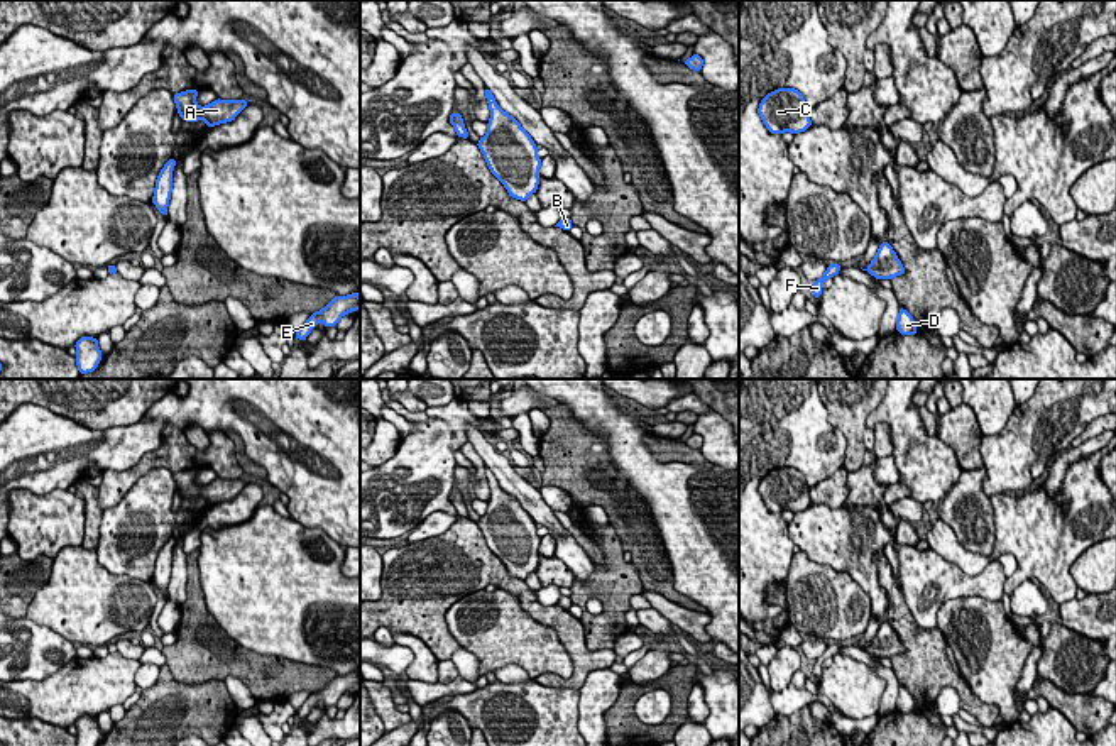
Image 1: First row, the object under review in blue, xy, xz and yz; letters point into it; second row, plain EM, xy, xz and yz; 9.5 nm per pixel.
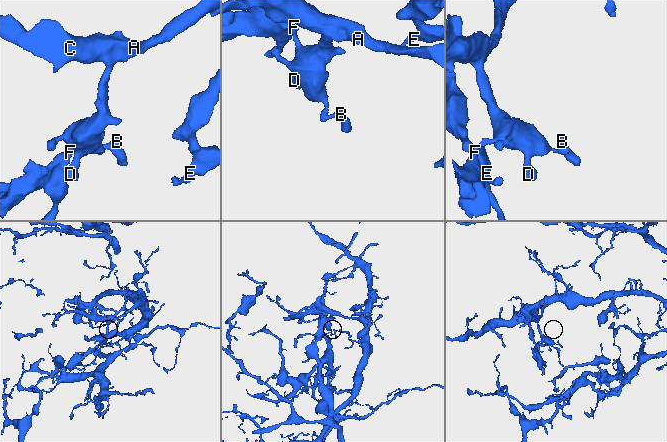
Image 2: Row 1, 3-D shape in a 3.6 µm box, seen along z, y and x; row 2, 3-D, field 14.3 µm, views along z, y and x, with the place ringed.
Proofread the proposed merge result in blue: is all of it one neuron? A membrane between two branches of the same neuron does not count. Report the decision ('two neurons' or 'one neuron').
one neuron

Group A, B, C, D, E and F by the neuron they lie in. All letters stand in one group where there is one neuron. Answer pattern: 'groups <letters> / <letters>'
groups A B C D E F

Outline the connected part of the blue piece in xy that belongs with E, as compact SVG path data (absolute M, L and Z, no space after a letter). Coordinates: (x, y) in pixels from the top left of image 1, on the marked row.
M358 291L348 296L335 296L323 310L311 313L308 321L296 332L294 337L304 342L318 321L323 321L326 328L336 326L343 315L355 310L360 310Z

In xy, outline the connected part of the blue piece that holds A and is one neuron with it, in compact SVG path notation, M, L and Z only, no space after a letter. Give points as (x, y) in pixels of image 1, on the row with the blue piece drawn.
M186 90L172 95L181 120L196 122L205 120L208 127L235 120L235 117L247 107L249 101L242 100L220 100L216 98L206 107L196 103L198 90Z

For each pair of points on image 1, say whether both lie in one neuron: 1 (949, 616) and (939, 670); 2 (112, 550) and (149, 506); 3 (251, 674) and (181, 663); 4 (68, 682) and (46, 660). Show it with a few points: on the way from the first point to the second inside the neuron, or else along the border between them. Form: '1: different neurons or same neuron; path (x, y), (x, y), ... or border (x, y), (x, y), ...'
1: different neurons; border (937, 626), (946, 640)
2: same neuron; path (114, 538), (115, 533), (124, 532), (137, 518)
3: same neuron; path (234, 663), (198, 663)
4: different neurons; border (75, 657), (43, 679), (19, 680)

